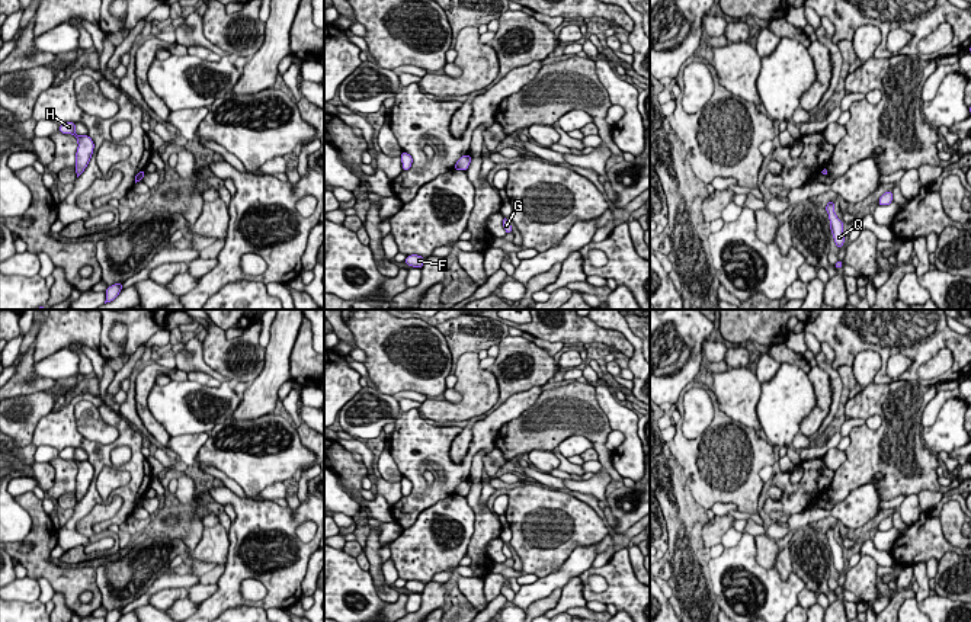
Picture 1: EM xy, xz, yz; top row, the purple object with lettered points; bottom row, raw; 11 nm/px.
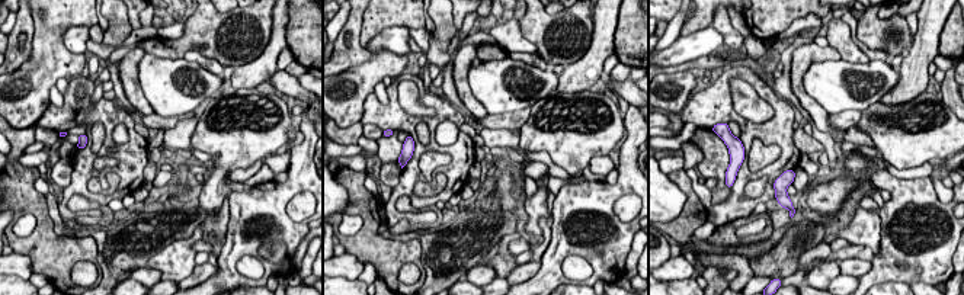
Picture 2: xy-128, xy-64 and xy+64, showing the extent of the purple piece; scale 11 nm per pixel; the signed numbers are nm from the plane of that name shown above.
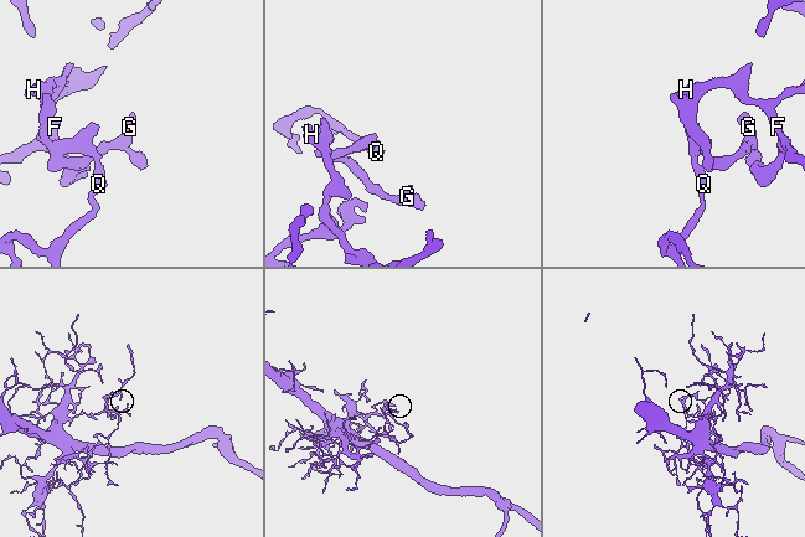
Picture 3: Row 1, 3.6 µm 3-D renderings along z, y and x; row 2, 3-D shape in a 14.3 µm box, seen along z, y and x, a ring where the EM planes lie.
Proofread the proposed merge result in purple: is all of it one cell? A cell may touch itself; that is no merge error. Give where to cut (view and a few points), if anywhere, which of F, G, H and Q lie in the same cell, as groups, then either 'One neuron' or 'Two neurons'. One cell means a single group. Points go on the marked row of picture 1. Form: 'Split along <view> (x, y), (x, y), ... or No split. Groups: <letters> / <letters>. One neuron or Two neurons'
No split. Groups: F G H Q. One neuron

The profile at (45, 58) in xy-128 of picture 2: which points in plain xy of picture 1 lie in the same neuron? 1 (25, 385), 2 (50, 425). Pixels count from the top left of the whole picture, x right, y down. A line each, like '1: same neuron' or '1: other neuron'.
1: other neuron
2: other neuron

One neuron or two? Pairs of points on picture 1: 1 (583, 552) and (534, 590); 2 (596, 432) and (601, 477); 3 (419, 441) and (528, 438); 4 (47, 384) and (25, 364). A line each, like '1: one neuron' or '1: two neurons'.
1: one neuron
2: two neurons
3: two neurons
4: one neuron

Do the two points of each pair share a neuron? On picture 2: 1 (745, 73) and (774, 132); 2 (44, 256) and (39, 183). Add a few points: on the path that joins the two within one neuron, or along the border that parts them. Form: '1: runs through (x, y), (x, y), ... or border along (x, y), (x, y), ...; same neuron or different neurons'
1: runs through (759, 86), (778, 105), (778, 118); same neuron
2: border along (34, 179), (34, 186), (44, 195); different neurons

